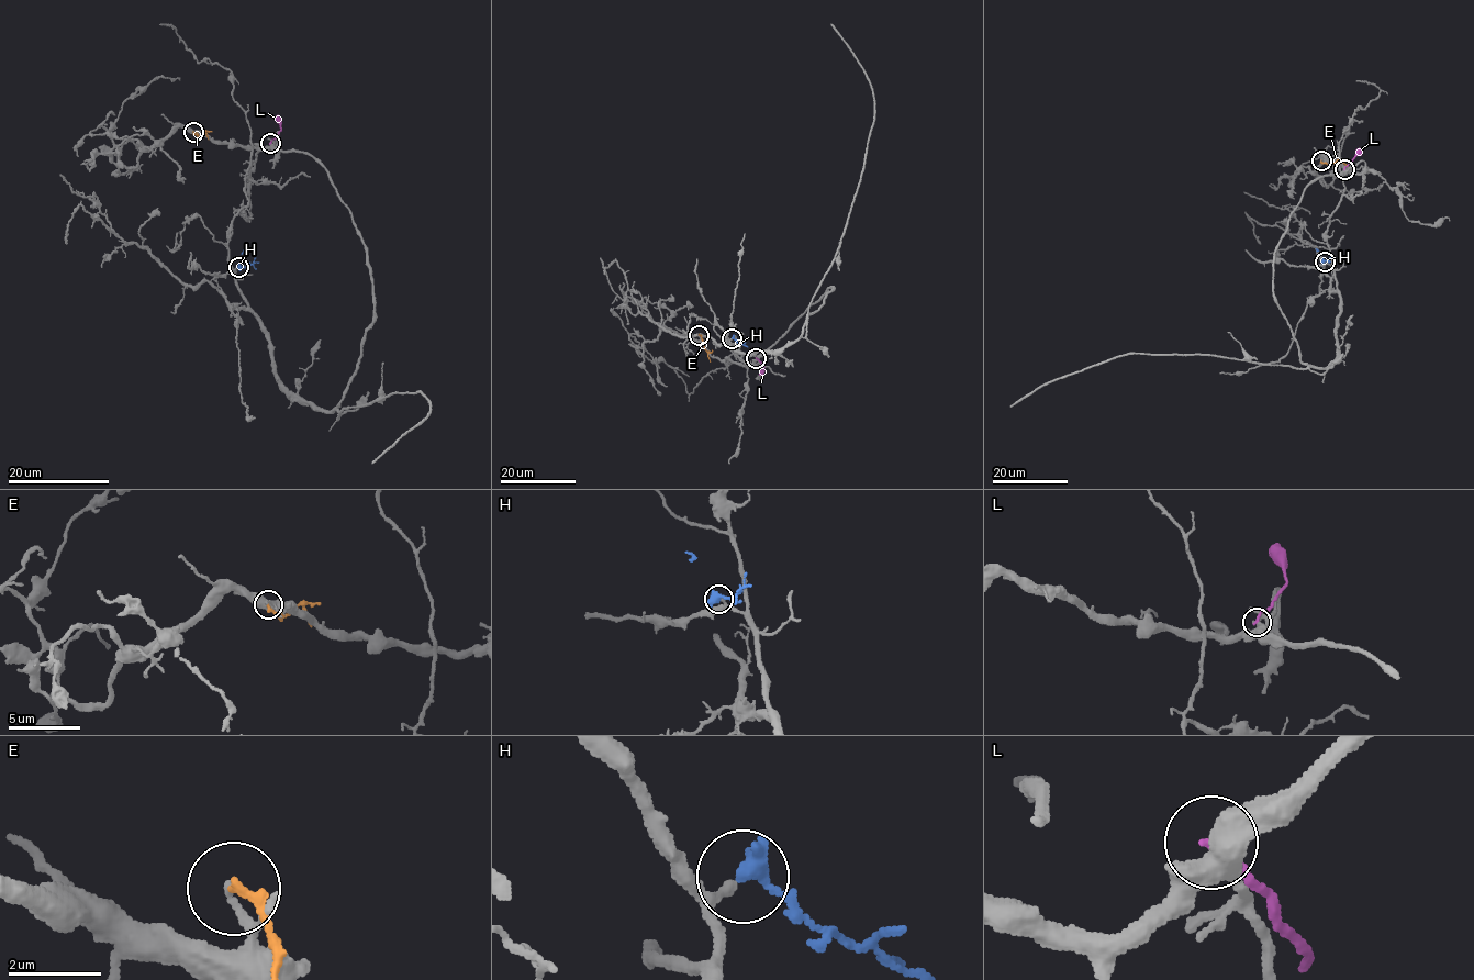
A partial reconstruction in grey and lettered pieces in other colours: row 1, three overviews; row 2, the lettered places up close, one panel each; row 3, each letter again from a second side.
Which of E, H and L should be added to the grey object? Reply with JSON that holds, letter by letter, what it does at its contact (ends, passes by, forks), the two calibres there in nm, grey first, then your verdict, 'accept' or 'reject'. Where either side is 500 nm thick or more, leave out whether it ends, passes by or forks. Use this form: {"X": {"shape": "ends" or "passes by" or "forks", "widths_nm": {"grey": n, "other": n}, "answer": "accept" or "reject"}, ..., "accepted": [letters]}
{"E": {"shape": "ends", "widths_nm": {"grey": 160, "other": 220}, "answer": "reject"}, "H": {"widths_nm": {"grey": 150, "other": 500}, "answer": "accept"}, "L": {"shape": "ends", "widths_nm": {"grey": 340, "other": 160}, "answer": "reject"}, "accepted": ["H"]}

